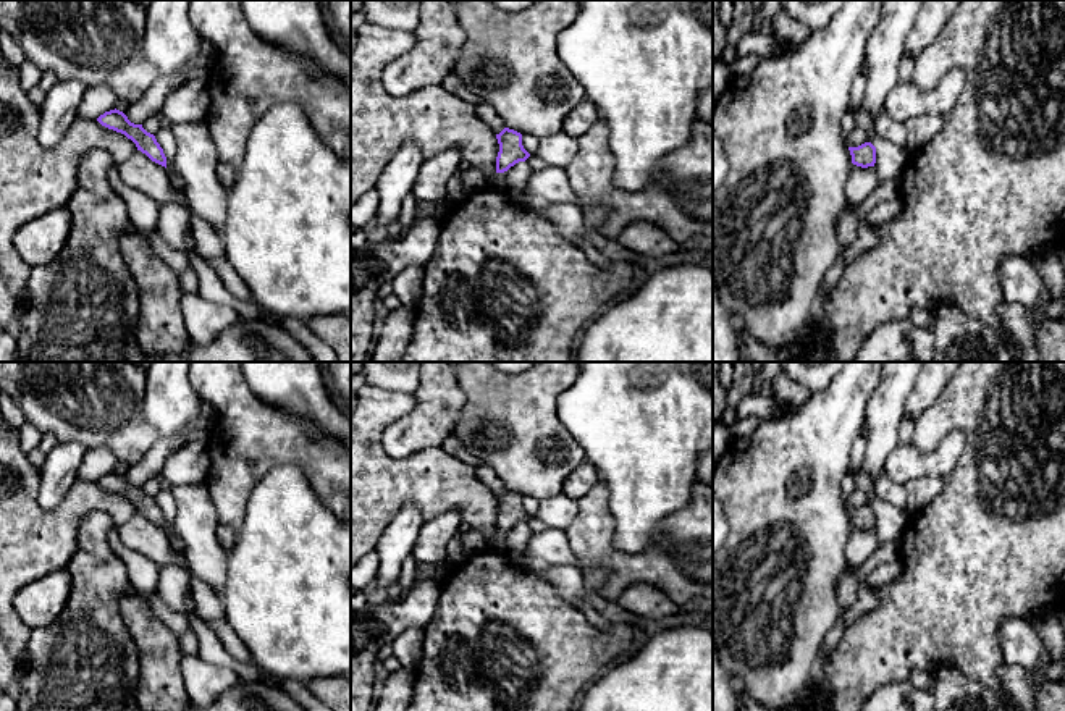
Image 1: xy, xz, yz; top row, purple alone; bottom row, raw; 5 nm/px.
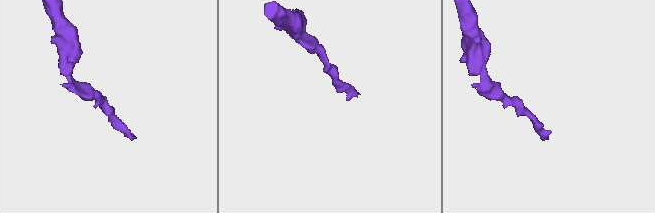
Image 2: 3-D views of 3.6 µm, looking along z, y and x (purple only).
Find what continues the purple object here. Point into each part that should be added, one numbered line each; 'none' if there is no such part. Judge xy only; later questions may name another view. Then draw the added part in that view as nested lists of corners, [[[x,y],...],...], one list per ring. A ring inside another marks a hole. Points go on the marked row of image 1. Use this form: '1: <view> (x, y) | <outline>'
1: xy (175, 178) | [[[166,160],[166,171],[168,171],[168,176],[170,176],[170,183],[175,189],[178,191],[183,191],[183,179],[181,176],[176,173],[176,170],[173,168],[173,163],[171,160]]]

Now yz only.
none

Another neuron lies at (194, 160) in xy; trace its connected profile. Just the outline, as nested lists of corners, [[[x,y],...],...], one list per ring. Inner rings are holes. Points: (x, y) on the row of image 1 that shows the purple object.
[[[207,120],[170,124],[176,139],[173,168],[183,179],[183,196],[194,215],[217,233],[226,220],[226,187],[217,178],[217,147]]]

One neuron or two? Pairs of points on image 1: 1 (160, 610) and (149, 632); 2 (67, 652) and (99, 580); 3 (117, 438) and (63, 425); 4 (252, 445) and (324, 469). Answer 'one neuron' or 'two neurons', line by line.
1: two neurons
2: one neuron
3: one neuron
4: one neuron

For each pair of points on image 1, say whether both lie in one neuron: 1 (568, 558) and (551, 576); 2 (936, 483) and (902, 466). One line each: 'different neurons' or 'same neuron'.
1: different neurons
2: different neurons

